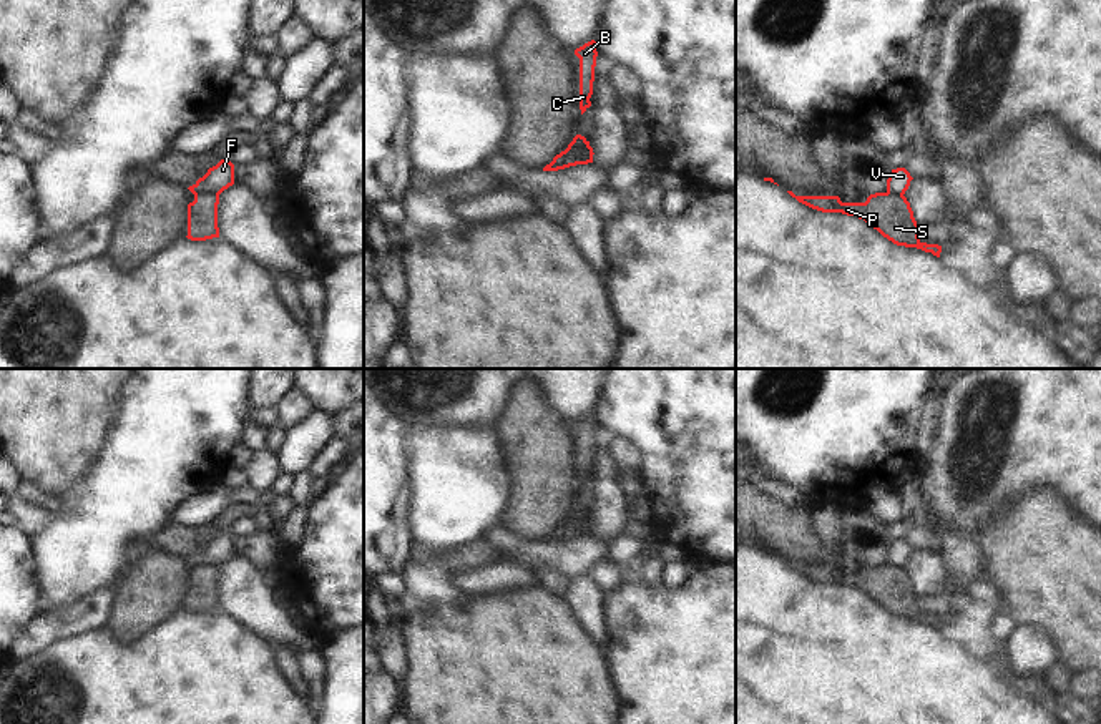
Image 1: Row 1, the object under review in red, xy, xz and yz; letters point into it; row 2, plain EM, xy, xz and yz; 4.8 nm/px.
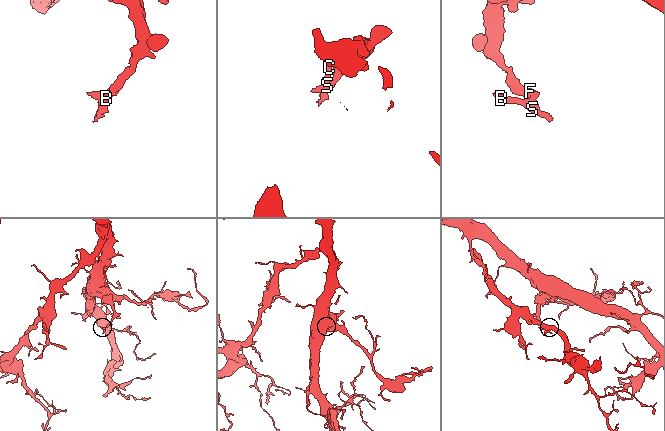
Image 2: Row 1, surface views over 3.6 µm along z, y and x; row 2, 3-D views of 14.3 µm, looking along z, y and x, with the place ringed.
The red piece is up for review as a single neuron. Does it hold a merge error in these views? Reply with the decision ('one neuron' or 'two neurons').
two neurons

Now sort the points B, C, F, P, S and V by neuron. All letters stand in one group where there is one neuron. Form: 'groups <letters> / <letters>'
groups B C P S / F V

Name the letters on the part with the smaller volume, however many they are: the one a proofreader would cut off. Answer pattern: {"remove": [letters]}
{"remove": ["B", "C", "P", "S"]}

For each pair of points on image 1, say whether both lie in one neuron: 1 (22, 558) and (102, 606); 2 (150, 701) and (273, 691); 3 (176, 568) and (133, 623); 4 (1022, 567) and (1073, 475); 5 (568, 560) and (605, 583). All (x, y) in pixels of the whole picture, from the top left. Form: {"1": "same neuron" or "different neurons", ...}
{"1": "different neurons", "2": "same neuron", "3": "same neuron", "4": "different neurons", "5": "different neurons"}

